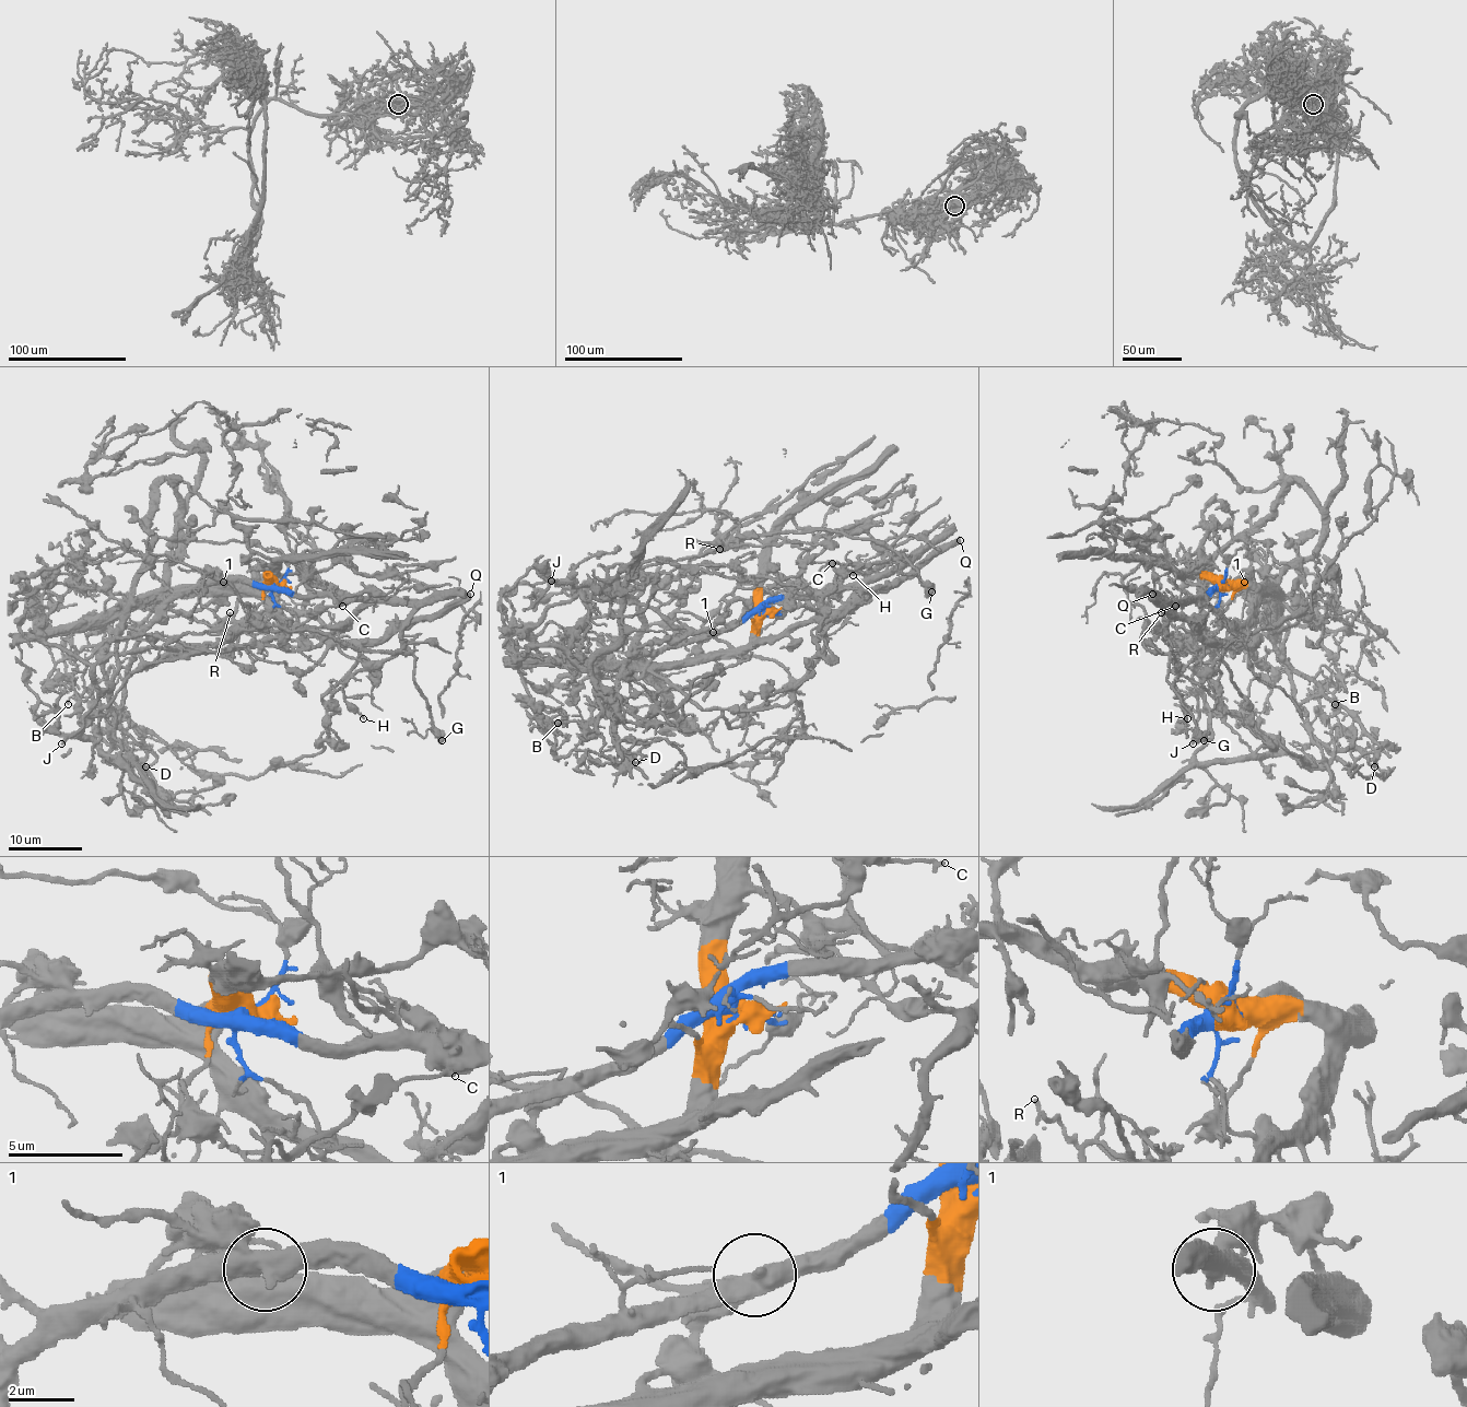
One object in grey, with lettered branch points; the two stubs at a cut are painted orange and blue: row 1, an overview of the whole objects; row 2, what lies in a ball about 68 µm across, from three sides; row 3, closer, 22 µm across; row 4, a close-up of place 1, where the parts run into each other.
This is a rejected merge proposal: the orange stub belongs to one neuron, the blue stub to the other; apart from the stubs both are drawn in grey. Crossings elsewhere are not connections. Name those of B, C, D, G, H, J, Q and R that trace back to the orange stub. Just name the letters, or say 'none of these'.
J, Q, R

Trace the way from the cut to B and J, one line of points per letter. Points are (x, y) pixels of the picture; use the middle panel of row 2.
B: (764, 609), (749, 610), (728, 629), (636, 655), (624, 666), (602, 711), (586, 724), (558, 724)
J: (764, 610), (743, 649), (658, 666), (669, 711), (647, 673), (632, 601), (602, 581), (551, 581)

